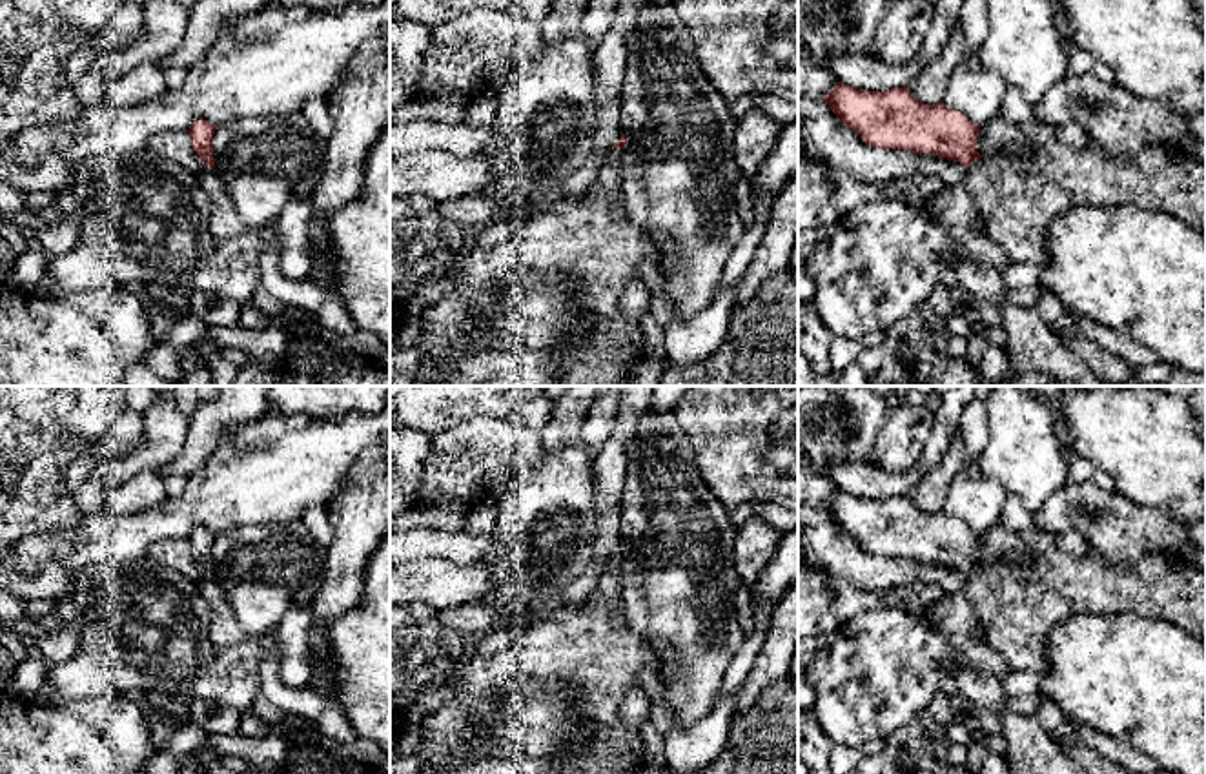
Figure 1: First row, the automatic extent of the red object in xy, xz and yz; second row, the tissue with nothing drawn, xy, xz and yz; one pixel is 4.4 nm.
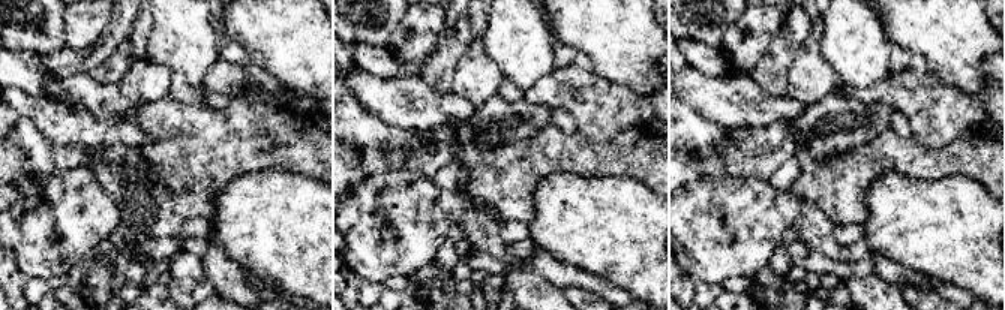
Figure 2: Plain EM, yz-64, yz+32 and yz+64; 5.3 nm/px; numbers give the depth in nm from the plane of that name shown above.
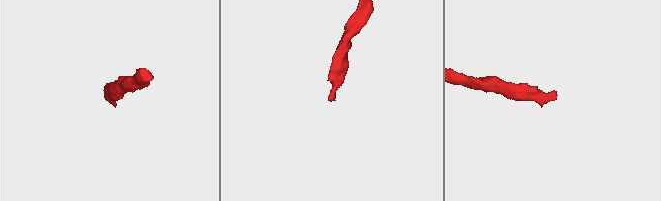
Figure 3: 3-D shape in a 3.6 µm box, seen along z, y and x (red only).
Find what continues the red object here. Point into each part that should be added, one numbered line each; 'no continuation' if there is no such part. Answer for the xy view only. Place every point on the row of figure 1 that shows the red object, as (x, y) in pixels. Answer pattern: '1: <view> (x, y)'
1: xy (224, 223)

